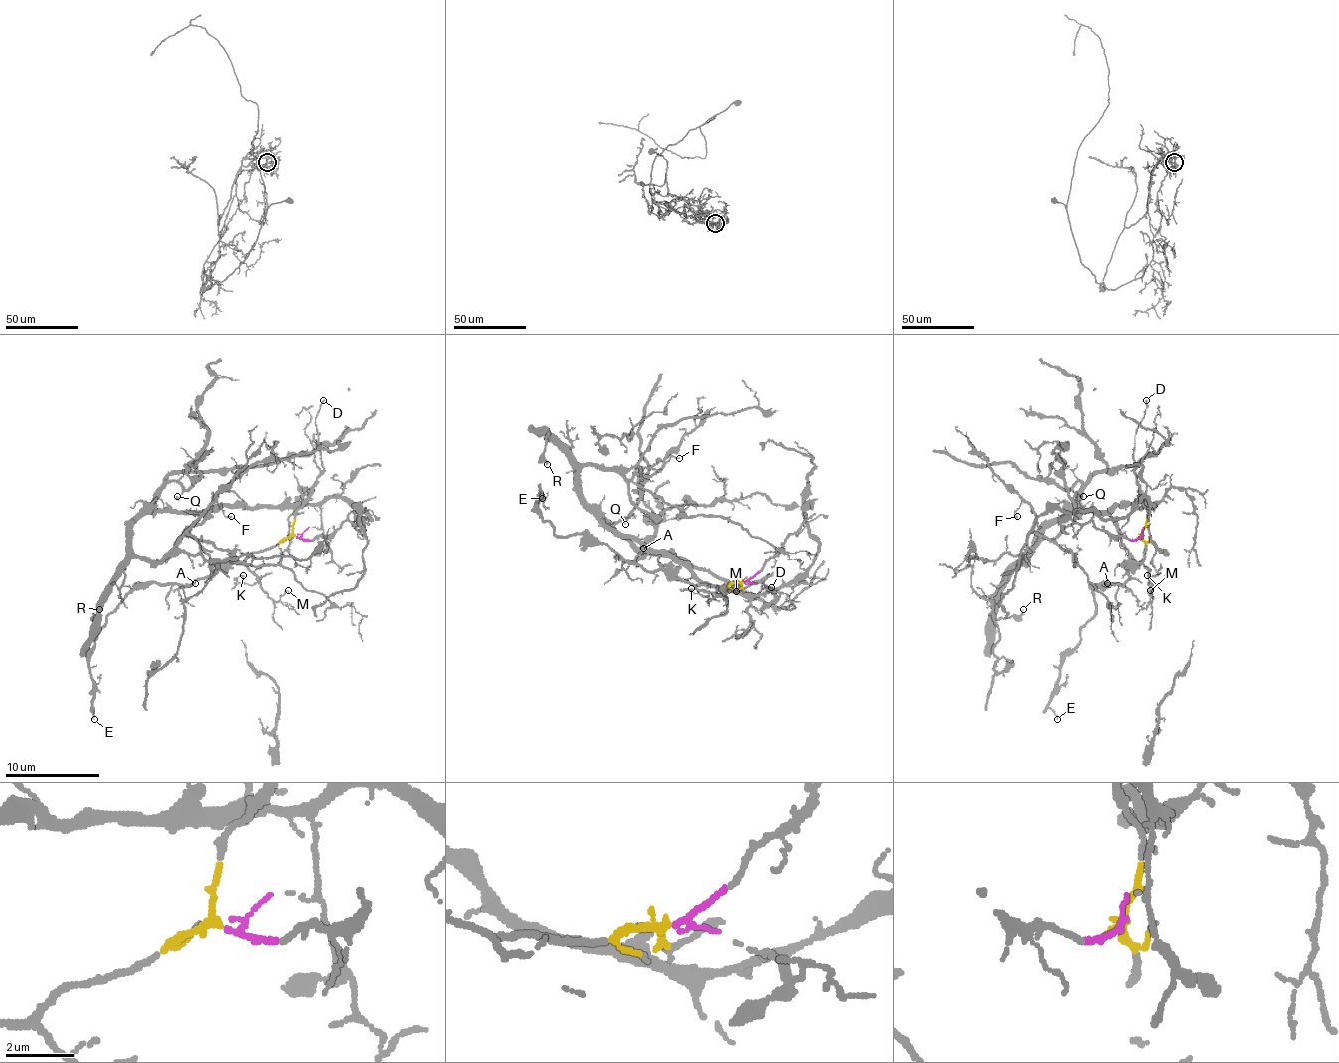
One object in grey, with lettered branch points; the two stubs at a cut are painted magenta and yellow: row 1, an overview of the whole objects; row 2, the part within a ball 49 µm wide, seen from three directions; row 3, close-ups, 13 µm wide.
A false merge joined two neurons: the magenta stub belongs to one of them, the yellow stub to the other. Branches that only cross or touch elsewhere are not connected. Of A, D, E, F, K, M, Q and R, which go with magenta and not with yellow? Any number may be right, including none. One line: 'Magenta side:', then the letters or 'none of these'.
Magenta side: F, Q, R

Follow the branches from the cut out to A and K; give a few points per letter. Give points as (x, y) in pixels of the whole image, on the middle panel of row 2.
A: (744, 581), (694, 585), (689, 581), (671, 578), (659, 569), (645, 571), (635, 562), (642, 548)
K: (744, 581), (694, 585), (704, 593), (701, 595), (685, 590), (692, 588)

